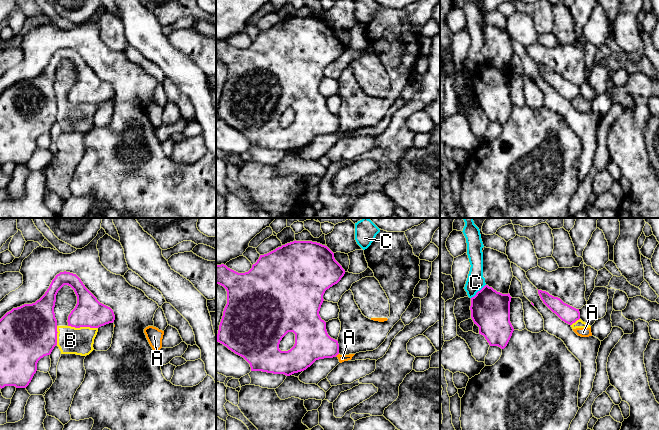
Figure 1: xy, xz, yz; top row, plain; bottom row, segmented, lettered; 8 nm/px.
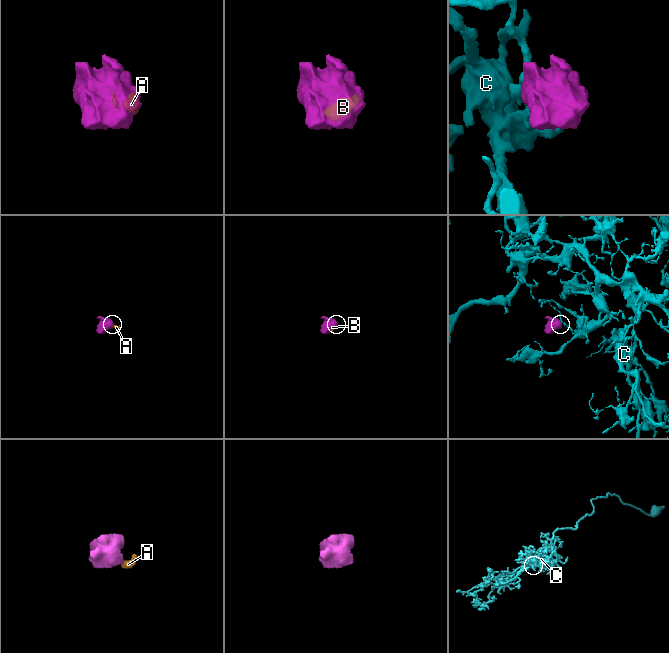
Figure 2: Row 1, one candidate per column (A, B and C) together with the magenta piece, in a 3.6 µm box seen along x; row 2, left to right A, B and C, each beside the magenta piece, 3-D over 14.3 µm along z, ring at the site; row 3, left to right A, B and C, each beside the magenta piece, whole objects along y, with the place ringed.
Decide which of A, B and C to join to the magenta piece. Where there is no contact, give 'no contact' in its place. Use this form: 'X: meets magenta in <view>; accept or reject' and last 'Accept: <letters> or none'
A: meets magenta in xz; reject
B: meets magenta in xy; reject
C: meets magenta in yz; reject
Accept: none

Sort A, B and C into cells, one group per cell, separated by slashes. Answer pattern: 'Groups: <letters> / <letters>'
Groups: A B / C

